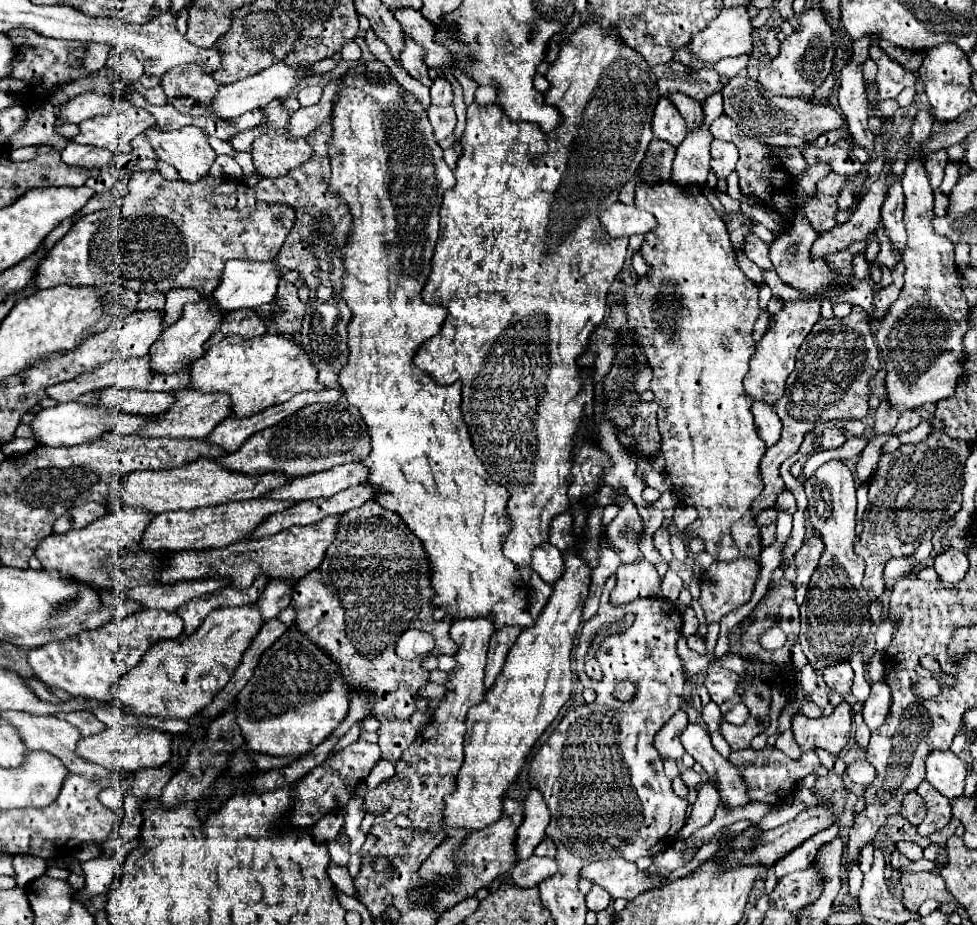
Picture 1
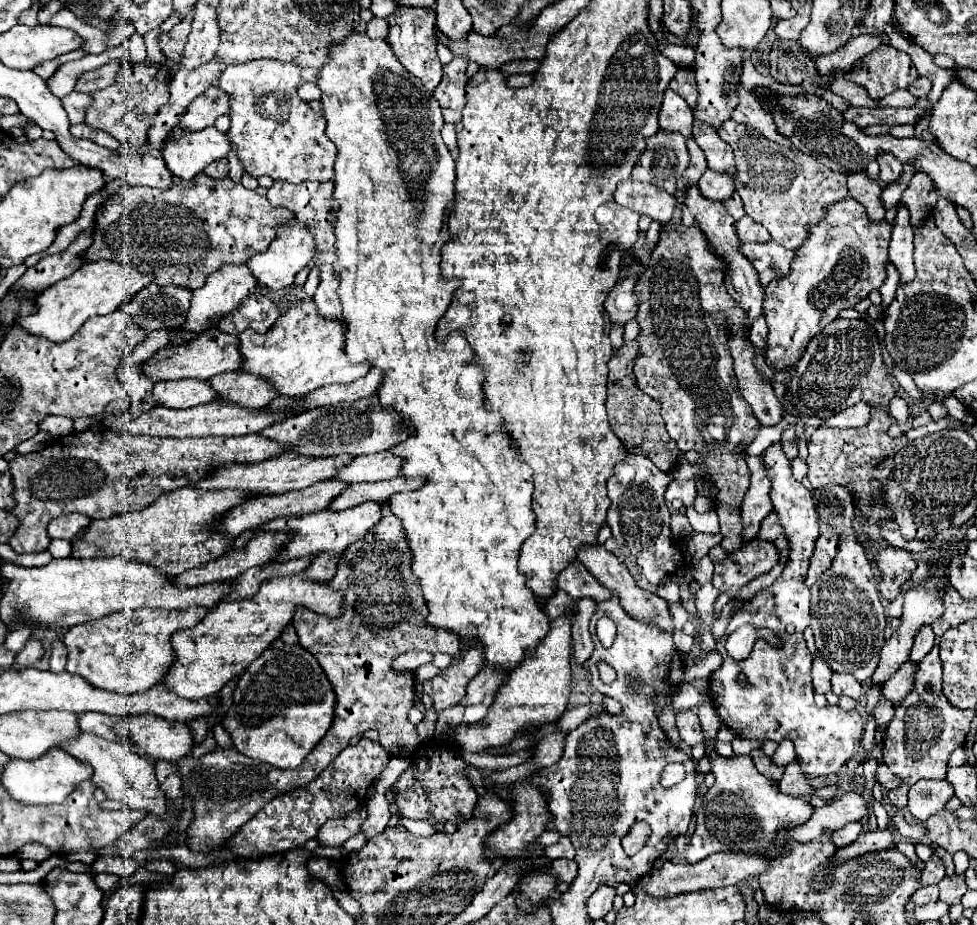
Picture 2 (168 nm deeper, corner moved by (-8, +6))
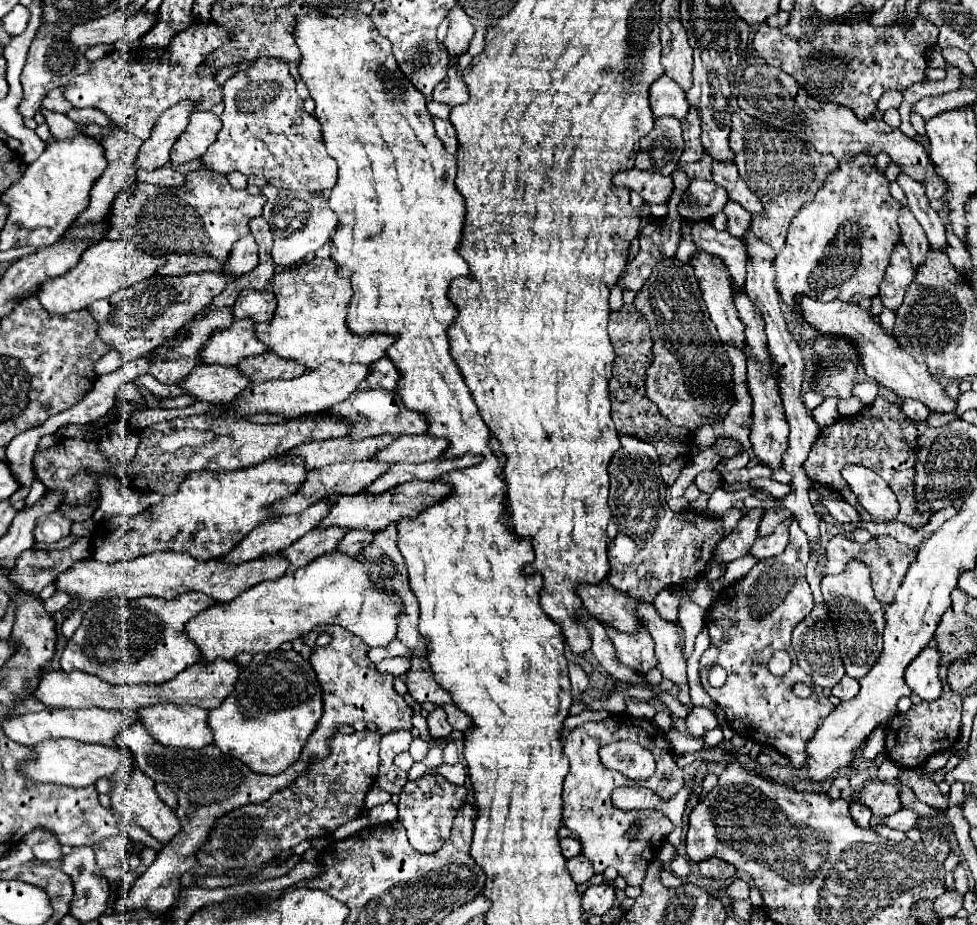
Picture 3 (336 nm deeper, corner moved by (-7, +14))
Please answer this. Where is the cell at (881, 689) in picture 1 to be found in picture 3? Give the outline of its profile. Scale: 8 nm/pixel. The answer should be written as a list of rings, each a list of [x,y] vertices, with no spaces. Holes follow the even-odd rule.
[[[926,646],[906,668],[904,680],[922,700],[936,700],[942,692],[942,682],[938,676],[940,654],[936,648]]]

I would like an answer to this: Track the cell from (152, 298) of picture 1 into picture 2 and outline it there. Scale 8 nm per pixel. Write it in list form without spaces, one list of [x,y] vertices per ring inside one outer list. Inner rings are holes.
[[[149,284],[139,290],[131,302],[125,302],[121,312],[133,318],[145,334],[159,328],[179,328],[187,320],[191,302],[191,290],[179,286],[157,286]]]

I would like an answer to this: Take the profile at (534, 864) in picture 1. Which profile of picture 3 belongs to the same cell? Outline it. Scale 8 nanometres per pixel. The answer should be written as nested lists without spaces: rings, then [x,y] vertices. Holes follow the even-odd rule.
[[[574,856],[574,858],[566,860],[566,868],[568,868],[568,872],[576,884],[586,884],[594,876],[592,866],[582,856]]]

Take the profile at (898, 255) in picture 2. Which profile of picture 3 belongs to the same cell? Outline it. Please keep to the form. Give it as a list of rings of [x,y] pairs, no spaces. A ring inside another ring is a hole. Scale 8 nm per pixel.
[[[896,242],[884,280],[880,284],[880,298],[886,308],[896,310],[902,304],[902,294],[906,292],[910,278],[914,278],[914,268],[910,264],[910,252],[904,246],[904,242]]]

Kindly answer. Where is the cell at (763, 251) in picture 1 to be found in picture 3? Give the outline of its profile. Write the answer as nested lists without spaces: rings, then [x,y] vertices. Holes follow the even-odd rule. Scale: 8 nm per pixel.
[[[728,200],[726,204],[726,218],[728,218],[728,232],[734,236],[744,236],[744,232],[750,228],[752,224],[752,214],[748,210],[744,210],[742,206],[738,206],[738,202]]]

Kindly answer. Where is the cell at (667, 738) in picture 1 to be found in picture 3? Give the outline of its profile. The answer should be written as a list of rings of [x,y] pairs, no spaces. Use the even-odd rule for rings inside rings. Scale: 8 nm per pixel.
[[[692,708],[686,718],[686,728],[694,738],[702,738],[706,732],[716,728],[716,716],[708,708]]]

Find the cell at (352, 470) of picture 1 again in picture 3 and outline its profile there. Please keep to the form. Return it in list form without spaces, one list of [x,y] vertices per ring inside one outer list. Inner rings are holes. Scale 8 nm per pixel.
[[[428,434],[404,436],[404,438],[396,438],[392,444],[378,450],[370,460],[388,462],[388,464],[426,462],[426,460],[436,460],[442,454],[442,450],[446,450],[446,442],[438,438],[430,438]]]

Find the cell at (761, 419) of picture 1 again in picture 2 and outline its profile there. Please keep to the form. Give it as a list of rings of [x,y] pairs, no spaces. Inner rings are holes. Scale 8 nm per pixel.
[[[729,326],[731,356],[735,358],[735,376],[743,398],[751,404],[753,414],[763,426],[775,426],[783,418],[781,400],[773,394],[773,386],[755,366],[755,346],[749,340],[749,330]]]

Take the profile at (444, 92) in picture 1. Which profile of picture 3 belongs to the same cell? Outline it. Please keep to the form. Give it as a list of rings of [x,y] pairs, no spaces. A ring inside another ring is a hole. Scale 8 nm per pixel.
[[[450,56],[450,66],[448,66],[448,74],[446,78],[434,88],[432,92],[432,100],[450,104],[450,106],[458,106],[458,104],[466,104],[470,100],[468,88],[460,76],[458,70],[458,60],[460,56]]]

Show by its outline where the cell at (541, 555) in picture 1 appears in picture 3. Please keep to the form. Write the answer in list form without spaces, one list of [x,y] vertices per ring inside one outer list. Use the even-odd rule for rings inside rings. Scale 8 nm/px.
[[[600,582],[596,586],[578,584],[576,594],[582,598],[584,608],[594,618],[628,634],[638,628],[638,618],[634,616],[636,604],[630,596],[622,594],[620,590],[614,590],[614,586],[610,586],[608,582]]]

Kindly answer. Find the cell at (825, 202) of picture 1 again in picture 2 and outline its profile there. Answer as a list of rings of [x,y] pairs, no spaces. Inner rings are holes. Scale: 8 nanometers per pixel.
[[[727,120],[719,128],[719,136],[733,148],[737,162],[735,192],[741,196],[747,216],[763,224],[771,240],[787,250],[799,248],[807,238],[807,226],[819,224],[827,206],[847,196],[847,176],[825,168],[809,154],[771,142],[735,120]]]

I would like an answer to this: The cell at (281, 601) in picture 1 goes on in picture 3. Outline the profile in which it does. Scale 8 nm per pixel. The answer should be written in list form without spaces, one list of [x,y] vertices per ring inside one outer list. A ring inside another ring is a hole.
[[[348,532],[336,546],[336,552],[346,554],[346,556],[358,556],[358,552],[370,542],[374,534],[372,532]]]

